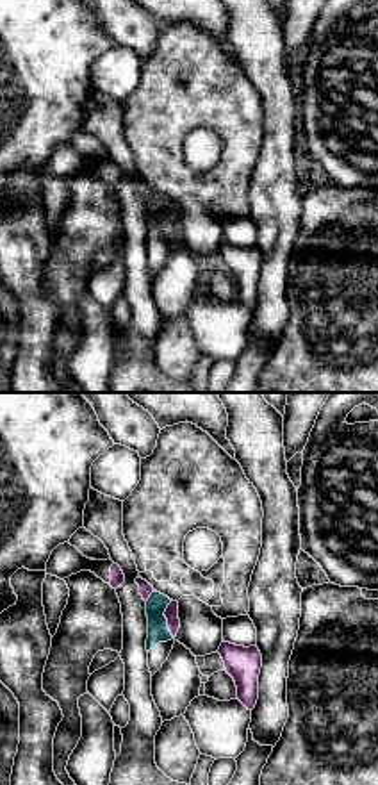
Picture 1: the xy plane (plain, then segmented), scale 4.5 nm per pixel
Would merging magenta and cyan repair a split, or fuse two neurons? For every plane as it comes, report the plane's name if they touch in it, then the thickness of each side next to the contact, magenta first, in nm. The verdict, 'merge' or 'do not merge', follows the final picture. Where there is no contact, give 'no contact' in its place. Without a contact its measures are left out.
xy | 60/100 nm

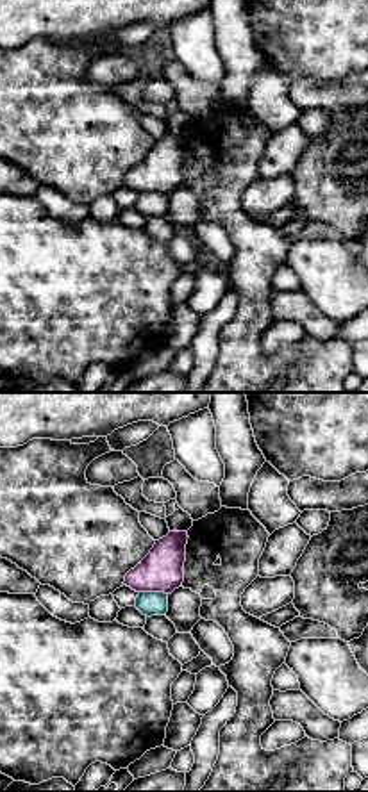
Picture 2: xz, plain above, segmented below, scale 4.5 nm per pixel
xz | 190/110 nm

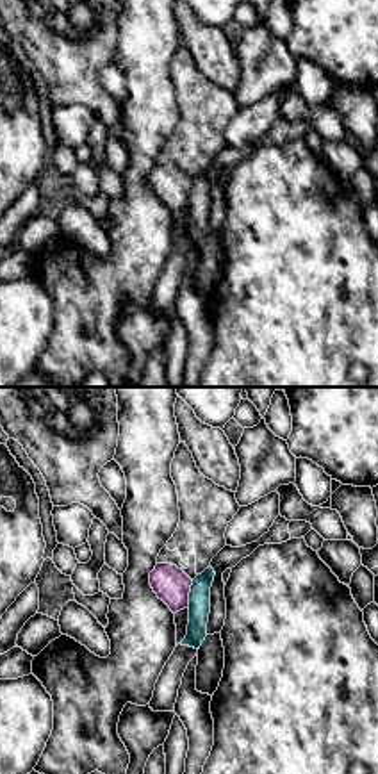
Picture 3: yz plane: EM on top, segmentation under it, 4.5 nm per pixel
yz | 160/100 nm

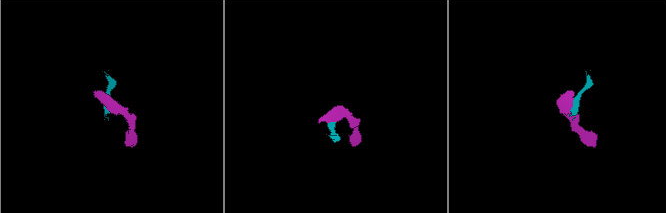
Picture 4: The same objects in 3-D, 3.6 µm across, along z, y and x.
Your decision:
do not merge

